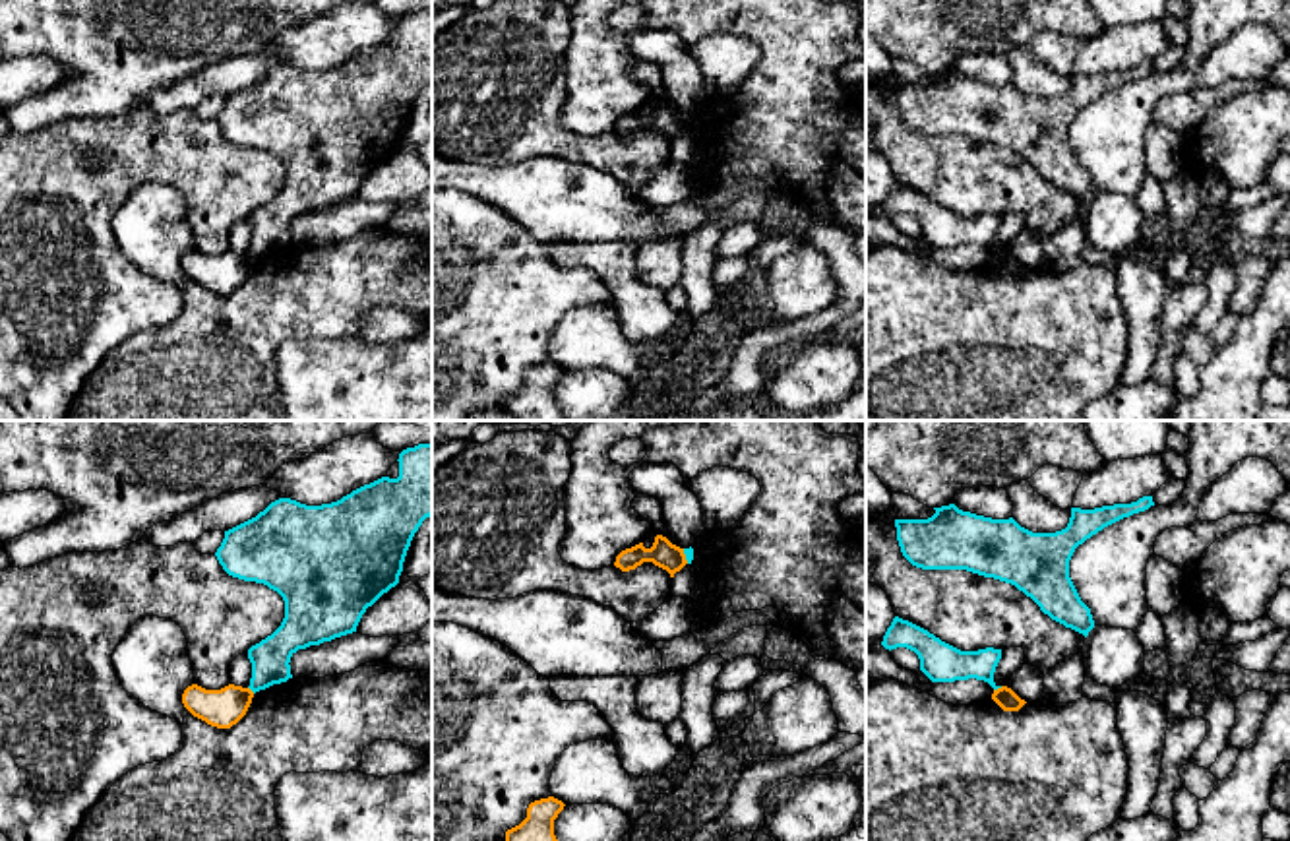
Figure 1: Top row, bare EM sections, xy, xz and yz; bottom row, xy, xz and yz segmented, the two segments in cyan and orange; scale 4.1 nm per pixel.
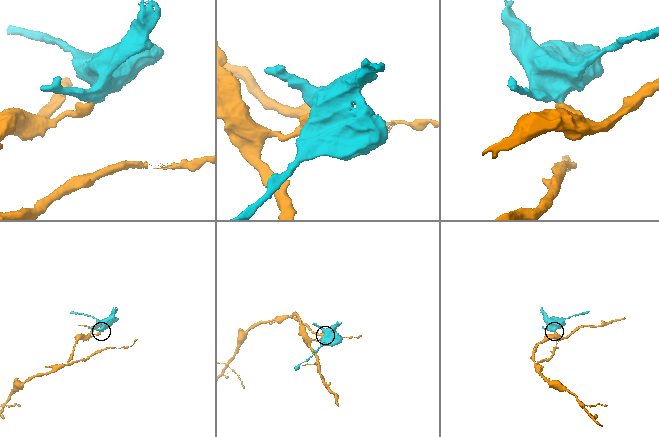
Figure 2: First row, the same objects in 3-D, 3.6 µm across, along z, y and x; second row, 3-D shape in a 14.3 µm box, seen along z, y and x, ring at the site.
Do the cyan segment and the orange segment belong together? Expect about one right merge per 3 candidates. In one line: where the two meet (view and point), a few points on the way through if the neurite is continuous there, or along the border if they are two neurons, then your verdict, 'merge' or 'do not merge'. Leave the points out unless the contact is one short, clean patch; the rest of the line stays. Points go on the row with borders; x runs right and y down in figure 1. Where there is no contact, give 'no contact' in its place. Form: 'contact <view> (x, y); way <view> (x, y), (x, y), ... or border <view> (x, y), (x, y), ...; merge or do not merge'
contact yz (998, 686); border yz (1002, 686), (994, 690); do not merge

